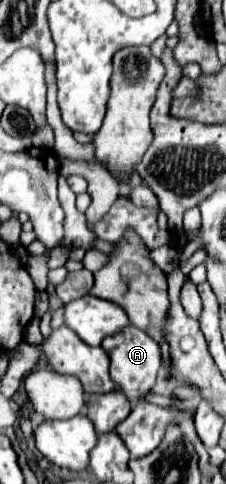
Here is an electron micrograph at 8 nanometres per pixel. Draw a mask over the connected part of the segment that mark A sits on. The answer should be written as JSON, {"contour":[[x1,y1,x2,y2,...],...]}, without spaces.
{"contour":[[126,327,118,335,106,337,102,341,102,349,110,357,110,379,124,391,124,395,130,399,132,405,136,405,140,399,144,399,158,377,160,365,162,365,162,355,160,355,160,345,142,329,136,327]]}

